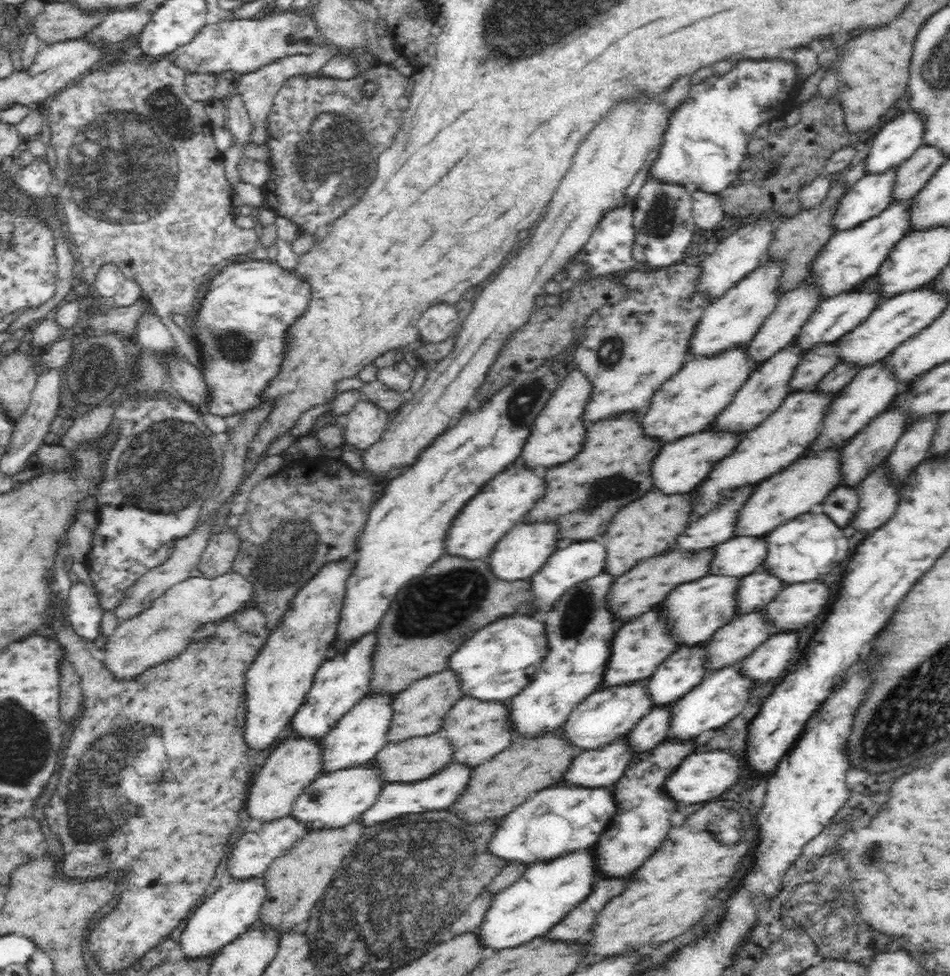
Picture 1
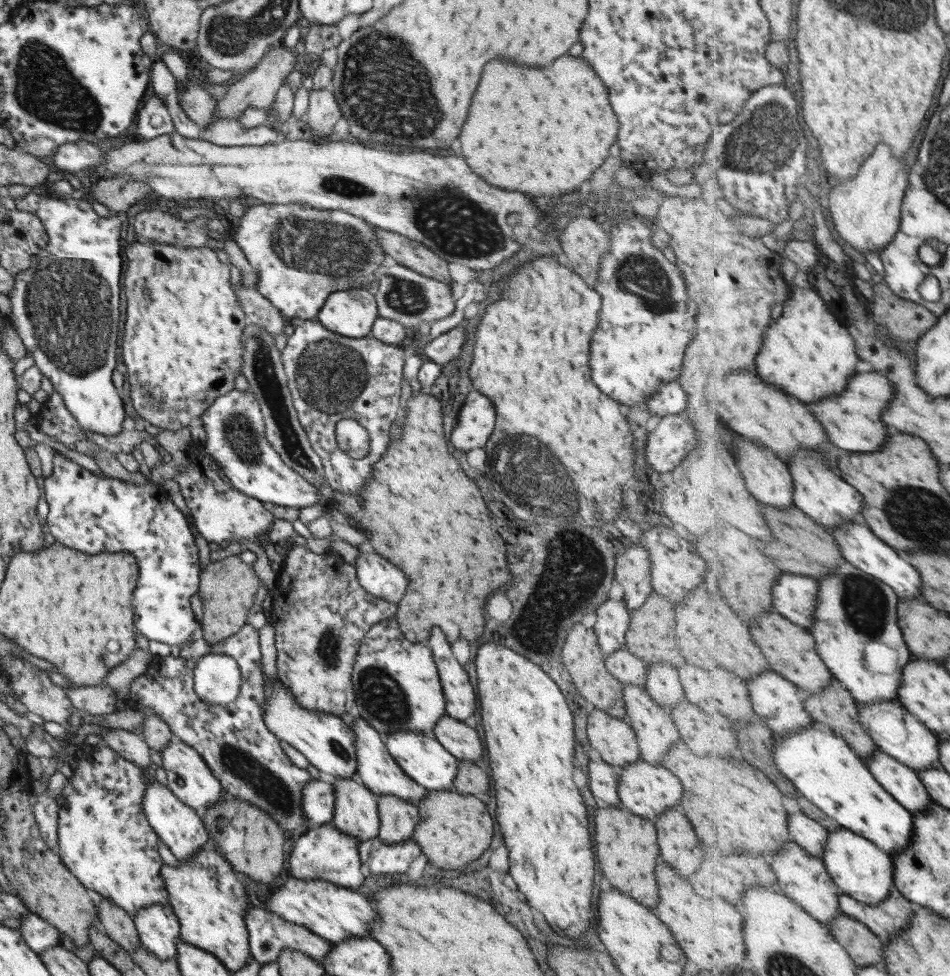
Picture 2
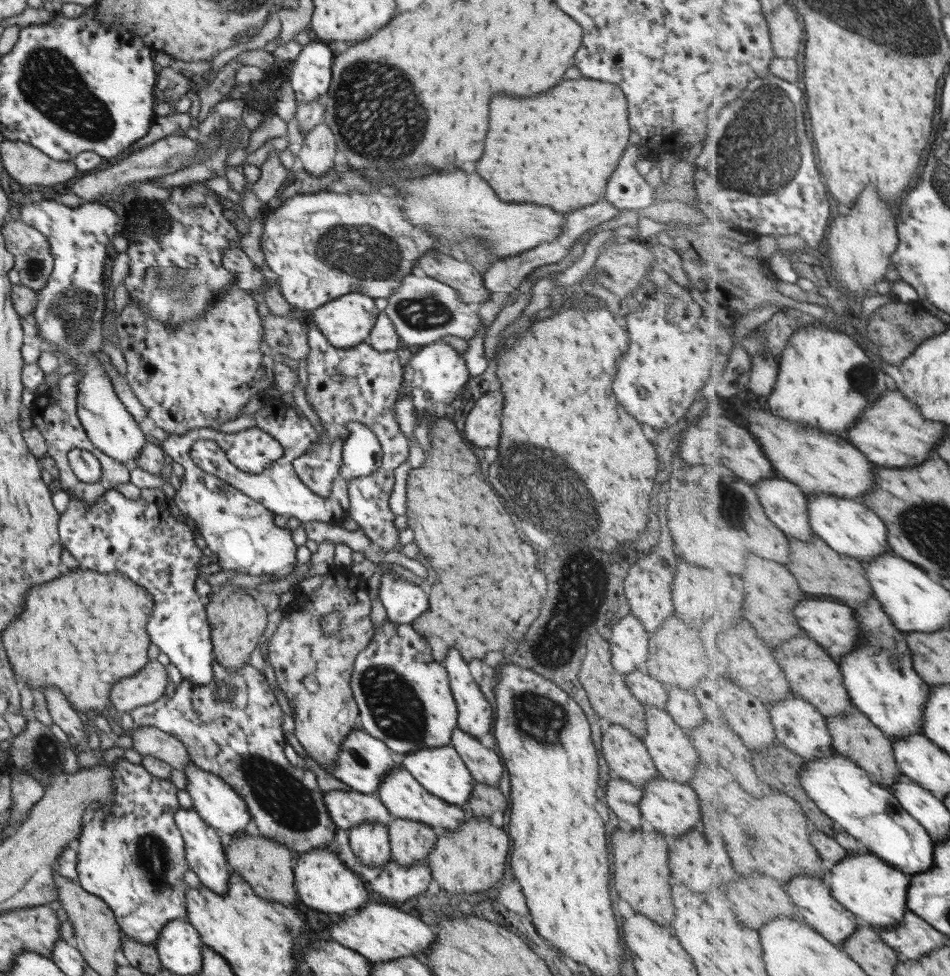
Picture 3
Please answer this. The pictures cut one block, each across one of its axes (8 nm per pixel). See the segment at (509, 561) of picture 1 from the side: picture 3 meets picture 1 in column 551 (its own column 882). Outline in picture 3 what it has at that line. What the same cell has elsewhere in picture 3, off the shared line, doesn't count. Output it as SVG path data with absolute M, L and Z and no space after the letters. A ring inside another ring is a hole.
M807 495L812 530L838 554L871 563L878 557L895 554L888 541L889 530L884 520L862 500L839 498L832 495Z

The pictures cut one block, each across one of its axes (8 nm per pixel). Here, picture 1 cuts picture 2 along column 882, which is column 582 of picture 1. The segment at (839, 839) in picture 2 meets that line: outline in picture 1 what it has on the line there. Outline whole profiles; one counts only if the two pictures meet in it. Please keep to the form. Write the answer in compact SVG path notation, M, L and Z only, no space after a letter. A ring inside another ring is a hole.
M596 846L530 864L524 876L495 894L490 910L477 929L484 946L492 950L512 948L548 934L555 924L592 894L595 884L602 878Z

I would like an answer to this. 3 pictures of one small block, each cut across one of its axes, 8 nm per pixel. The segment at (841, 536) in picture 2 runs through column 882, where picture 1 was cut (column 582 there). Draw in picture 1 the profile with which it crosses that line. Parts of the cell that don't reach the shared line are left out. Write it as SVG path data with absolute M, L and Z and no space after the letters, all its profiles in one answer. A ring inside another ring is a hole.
M570 540L561 544L551 559L540 568L534 576L532 582L532 606L535 612L546 612L553 602L556 602L560 595L568 590L573 584L592 578L604 570L607 562L607 547L603 540Z

